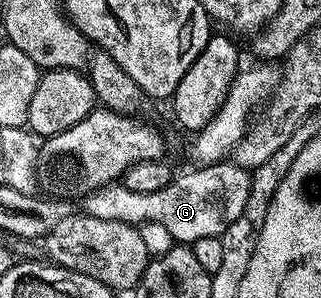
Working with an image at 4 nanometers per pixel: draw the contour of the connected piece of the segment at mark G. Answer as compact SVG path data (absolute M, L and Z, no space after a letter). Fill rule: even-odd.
M224 159L214 163L203 163L200 169L191 169L188 173L176 176L168 185L161 187L161 191L138 192L129 191L121 183L107 185L96 193L90 193L85 198L86 216L97 219L113 219L117 223L134 225L136 227L145 223L161 223L173 235L176 243L190 243L197 239L209 239L210 237L222 237L223 232L245 211L245 202L249 200L249 187L251 186L251 173L239 165Z

